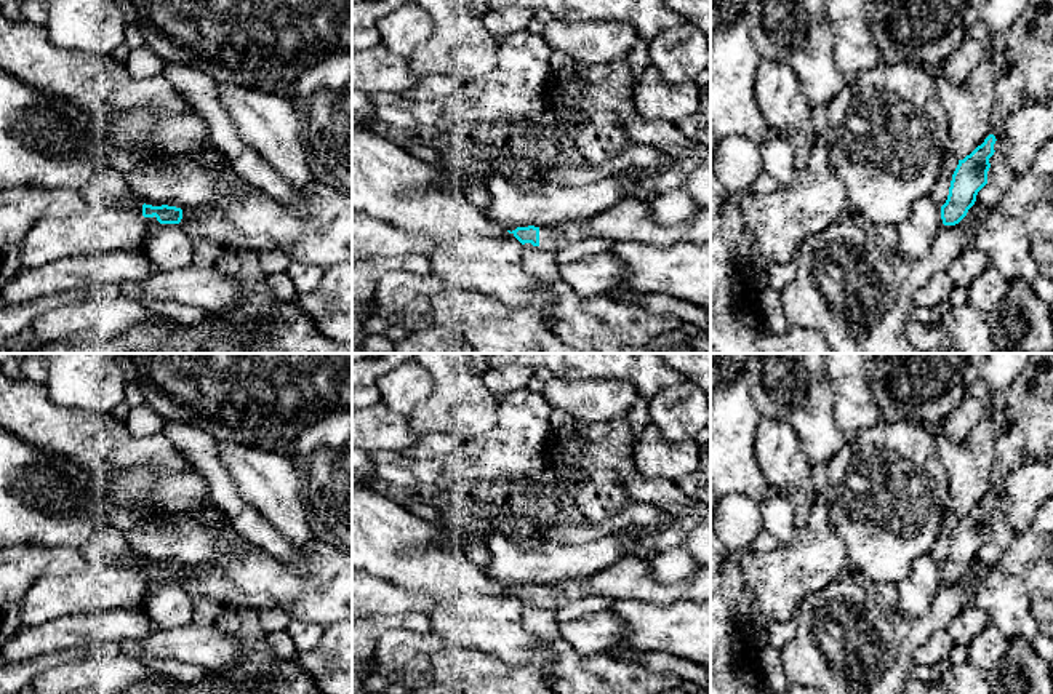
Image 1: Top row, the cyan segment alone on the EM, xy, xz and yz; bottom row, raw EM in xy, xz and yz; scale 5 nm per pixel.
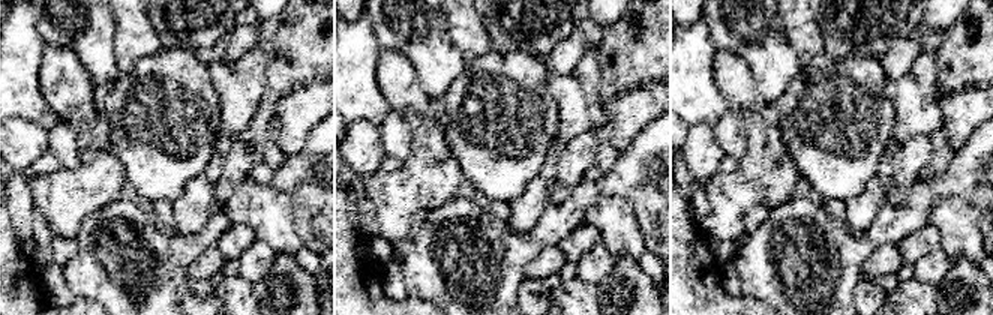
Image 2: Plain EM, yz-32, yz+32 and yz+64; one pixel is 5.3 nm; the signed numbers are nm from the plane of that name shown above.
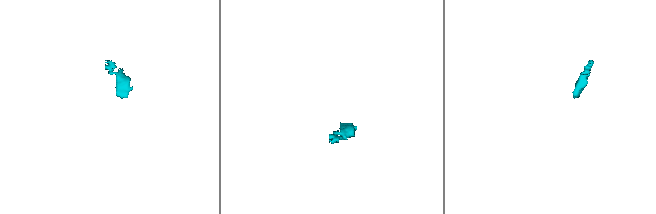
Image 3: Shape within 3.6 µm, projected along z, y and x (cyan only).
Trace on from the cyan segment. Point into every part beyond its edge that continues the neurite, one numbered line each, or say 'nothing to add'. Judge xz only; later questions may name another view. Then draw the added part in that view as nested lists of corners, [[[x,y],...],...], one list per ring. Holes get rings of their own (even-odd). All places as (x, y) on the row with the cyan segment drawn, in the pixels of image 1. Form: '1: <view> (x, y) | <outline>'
1: xz (628, 221) | [[[624,198],[599,216],[539,227],[539,246],[554,253],[568,243],[587,238],[655,248],[674,243],[711,245],[711,205],[699,208],[679,224],[663,225],[653,219],[647,201]]]

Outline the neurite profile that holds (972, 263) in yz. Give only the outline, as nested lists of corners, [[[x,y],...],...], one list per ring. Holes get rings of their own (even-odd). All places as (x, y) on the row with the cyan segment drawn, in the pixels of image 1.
[[[967,248],[947,269],[946,273],[957,288],[968,288],[971,281],[991,265],[984,251]]]

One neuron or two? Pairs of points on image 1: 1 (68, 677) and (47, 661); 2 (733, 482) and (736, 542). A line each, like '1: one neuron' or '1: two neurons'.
1: two neurons
2: two neurons

